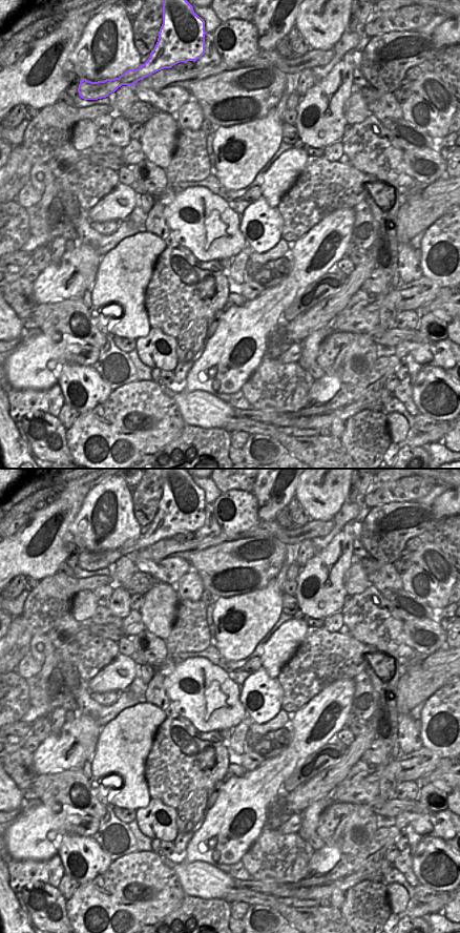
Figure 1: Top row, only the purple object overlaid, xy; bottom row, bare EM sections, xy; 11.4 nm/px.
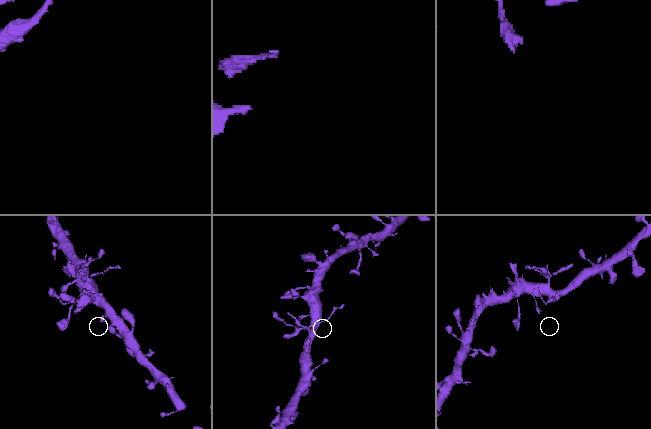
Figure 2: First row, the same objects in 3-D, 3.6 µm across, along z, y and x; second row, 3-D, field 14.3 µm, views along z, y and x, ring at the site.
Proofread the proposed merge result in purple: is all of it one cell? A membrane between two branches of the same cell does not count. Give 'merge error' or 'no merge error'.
no merge error

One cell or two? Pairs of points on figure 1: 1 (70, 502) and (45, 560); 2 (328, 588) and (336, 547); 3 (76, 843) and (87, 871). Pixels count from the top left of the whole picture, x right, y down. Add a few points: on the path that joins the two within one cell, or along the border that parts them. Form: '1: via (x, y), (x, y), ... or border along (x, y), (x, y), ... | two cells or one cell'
1: via (66, 517), (51, 545) | one cell
2: via (331, 579), (330, 564), (336, 558) | one cell
3: via (77, 850), (87, 864) | one cell

